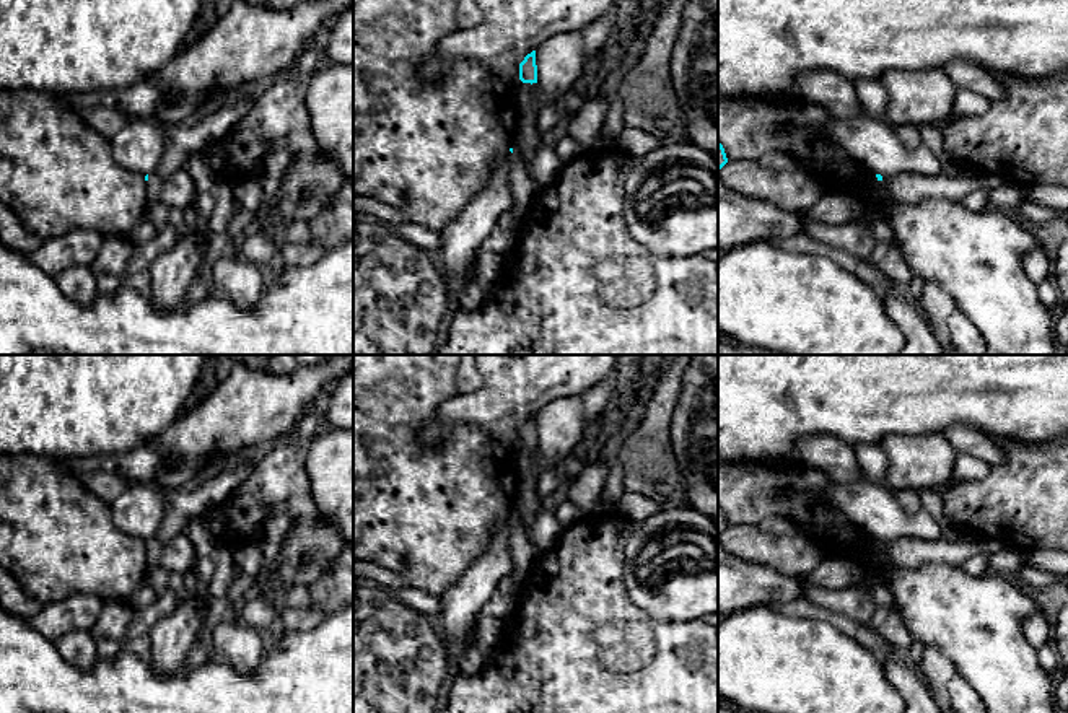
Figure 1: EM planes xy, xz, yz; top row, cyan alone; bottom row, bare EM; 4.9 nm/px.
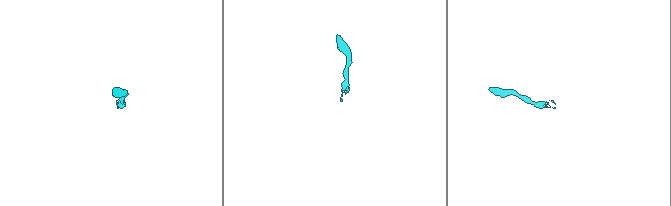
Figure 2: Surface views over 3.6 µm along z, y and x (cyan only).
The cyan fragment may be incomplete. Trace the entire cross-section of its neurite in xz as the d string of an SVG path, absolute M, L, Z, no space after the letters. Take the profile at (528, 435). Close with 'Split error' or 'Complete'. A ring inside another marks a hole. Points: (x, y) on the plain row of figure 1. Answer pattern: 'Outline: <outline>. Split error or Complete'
Outline: M536 415L527 418L519 428L519 444L523 448L537 448Z. Complete

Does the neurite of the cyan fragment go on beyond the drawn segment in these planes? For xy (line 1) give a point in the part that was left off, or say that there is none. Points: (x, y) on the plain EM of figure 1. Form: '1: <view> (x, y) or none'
1: xy (155, 547)

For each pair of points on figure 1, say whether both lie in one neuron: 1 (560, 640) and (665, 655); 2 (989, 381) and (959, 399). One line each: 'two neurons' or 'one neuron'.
1: one neuron
2: one neuron

